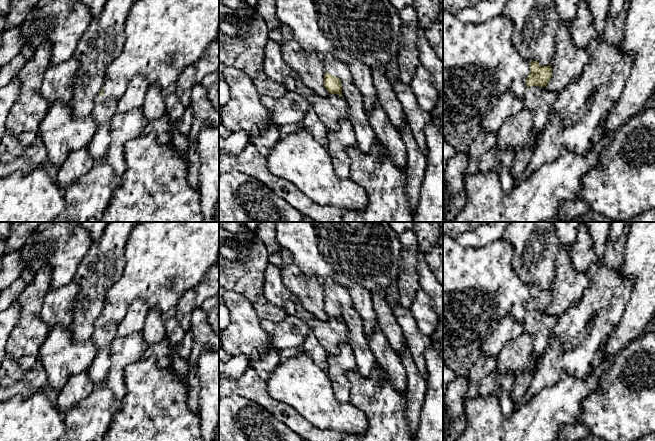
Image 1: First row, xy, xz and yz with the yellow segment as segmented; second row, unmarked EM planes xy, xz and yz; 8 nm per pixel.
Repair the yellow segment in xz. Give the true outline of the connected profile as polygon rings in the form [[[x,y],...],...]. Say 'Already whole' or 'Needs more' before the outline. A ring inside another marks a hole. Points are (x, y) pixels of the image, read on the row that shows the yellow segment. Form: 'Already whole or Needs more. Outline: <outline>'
Needs more. Outline: [[[326,53],[322,57],[322,62],[326,71],[324,86],[327,92],[342,96],[341,82],[351,80],[347,64],[338,60],[330,53]]]

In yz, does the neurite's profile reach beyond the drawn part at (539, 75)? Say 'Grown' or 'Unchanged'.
Grown

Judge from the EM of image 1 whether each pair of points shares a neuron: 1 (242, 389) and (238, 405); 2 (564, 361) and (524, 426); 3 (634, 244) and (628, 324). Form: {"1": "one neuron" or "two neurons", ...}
{"1": "two neurons", "2": "two neurons", "3": "one neuron"}

